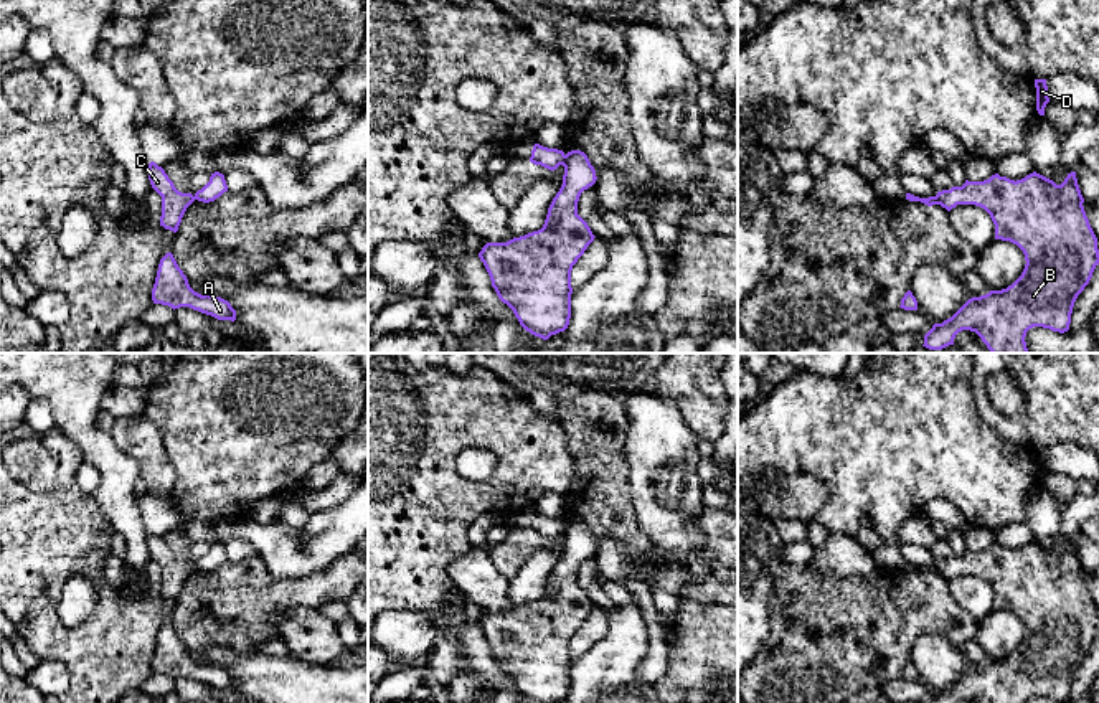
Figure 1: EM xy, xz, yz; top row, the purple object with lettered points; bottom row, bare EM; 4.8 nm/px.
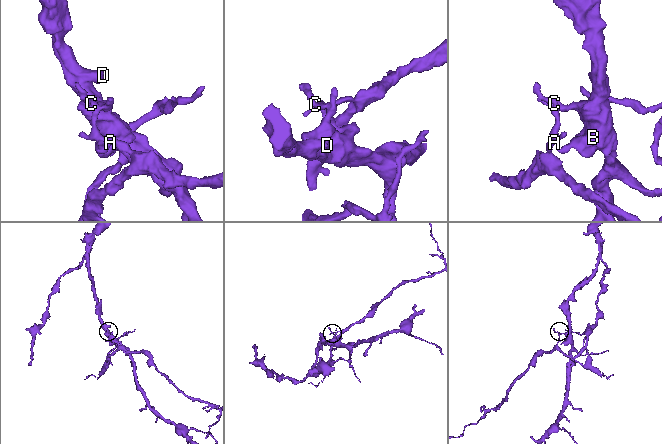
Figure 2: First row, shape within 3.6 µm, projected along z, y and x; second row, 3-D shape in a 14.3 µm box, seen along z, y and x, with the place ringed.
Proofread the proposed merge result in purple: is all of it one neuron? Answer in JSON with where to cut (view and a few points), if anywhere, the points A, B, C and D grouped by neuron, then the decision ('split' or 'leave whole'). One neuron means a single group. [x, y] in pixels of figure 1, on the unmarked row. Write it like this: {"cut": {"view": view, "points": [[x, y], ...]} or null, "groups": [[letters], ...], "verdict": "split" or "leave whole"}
{"cut": {"view": "xz", "points": [[565, 525], [561, 533]]}, "groups": [["A", "C"], ["B", "D"]], "verdict": "split"}

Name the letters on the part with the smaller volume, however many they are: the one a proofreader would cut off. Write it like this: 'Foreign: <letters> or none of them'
Foreign: A, C

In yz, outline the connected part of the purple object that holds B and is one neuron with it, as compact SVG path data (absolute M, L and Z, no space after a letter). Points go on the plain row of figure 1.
M1036 541L1016 551L995 543L929 568L906 563L906 569L941 574L947 581L957 574L983 578L995 594L995 609L1016 614L1026 630L1012 655L969 668L927 703L1069 700L1074 672L1099 634L1097 607L1082 576L1076 541L1061 554Z

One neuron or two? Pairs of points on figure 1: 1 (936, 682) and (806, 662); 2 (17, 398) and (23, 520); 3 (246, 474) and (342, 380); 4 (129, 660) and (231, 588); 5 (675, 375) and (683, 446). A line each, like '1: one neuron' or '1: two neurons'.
1: two neurons
2: two neurons
3: one neuron
4: two neurons
5: two neurons

